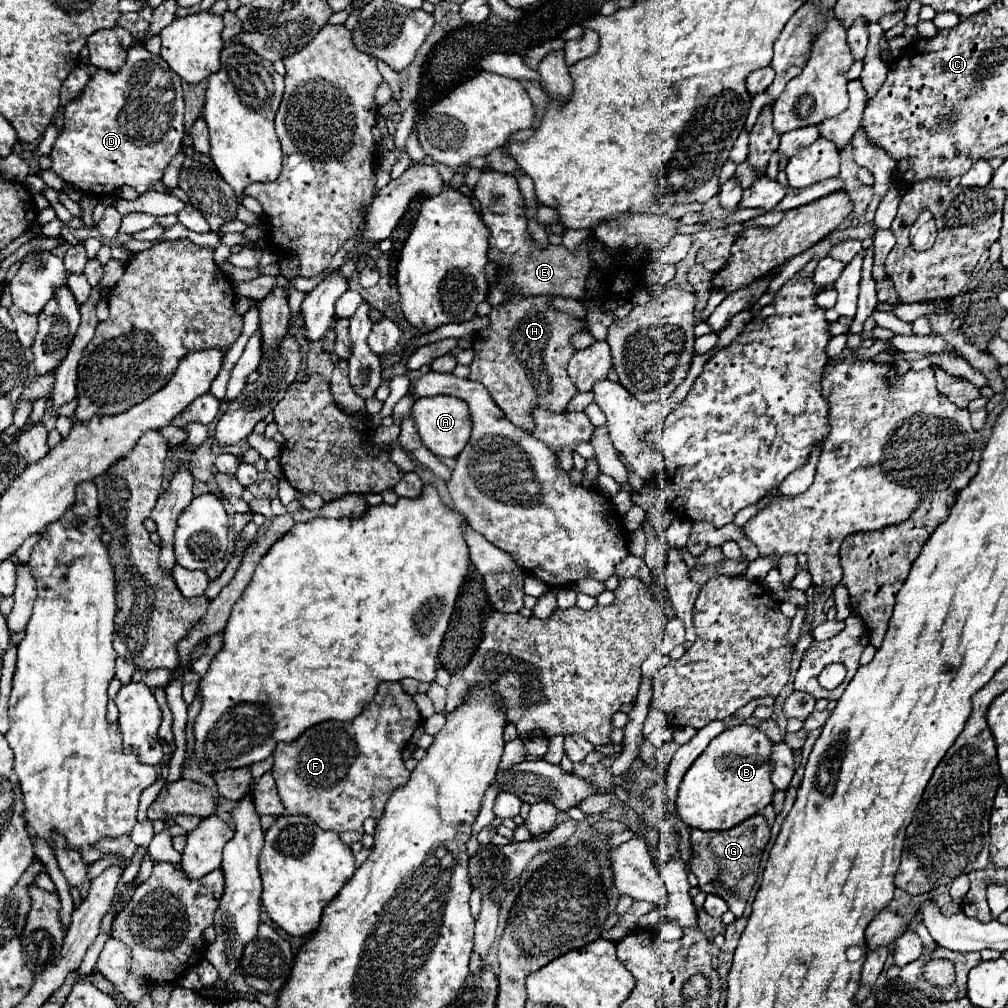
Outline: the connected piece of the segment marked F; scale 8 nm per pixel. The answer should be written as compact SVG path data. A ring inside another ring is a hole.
M386 681L380 683L374 701L364 707L364 711L352 721L324 721L306 729L290 743L278 743L274 749L272 775L276 779L276 787L286 811L290 815L308 815L322 829L336 831L346 845L360 841L364 835L364 819L382 817L384 805L394 787L400 787L408 781L410 771L404 765L402 753L420 723L422 717L412 695L408 695L398 681Z

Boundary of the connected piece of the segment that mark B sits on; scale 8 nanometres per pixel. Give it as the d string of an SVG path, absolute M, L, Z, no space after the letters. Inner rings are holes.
M736 725L710 741L704 753L684 773L676 795L676 815L692 829L724 831L756 815L772 801L770 781L772 741L752 725Z

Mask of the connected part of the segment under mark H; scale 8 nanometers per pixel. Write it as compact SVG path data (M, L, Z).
M550 295L514 297L508 303L492 307L488 313L490 327L484 331L486 339L480 349L476 349L470 365L470 379L480 381L504 415L528 433L534 427L530 417L530 409L534 405L542 405L552 411L566 411L566 405L578 393L566 373L568 359L574 353L568 339L588 325L584 319L556 311L548 305L548 301Z

